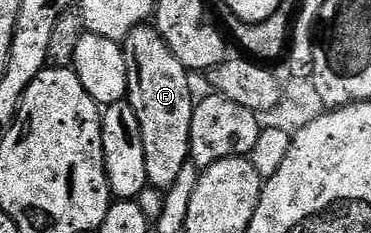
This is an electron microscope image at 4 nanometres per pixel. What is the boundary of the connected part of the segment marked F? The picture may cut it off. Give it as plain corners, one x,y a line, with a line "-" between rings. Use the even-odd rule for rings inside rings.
137,25
122,43
128,68
127,101
143,133
147,176
154,189
167,190
189,162
191,116
194,102
189,94
189,71
163,41
156,27

